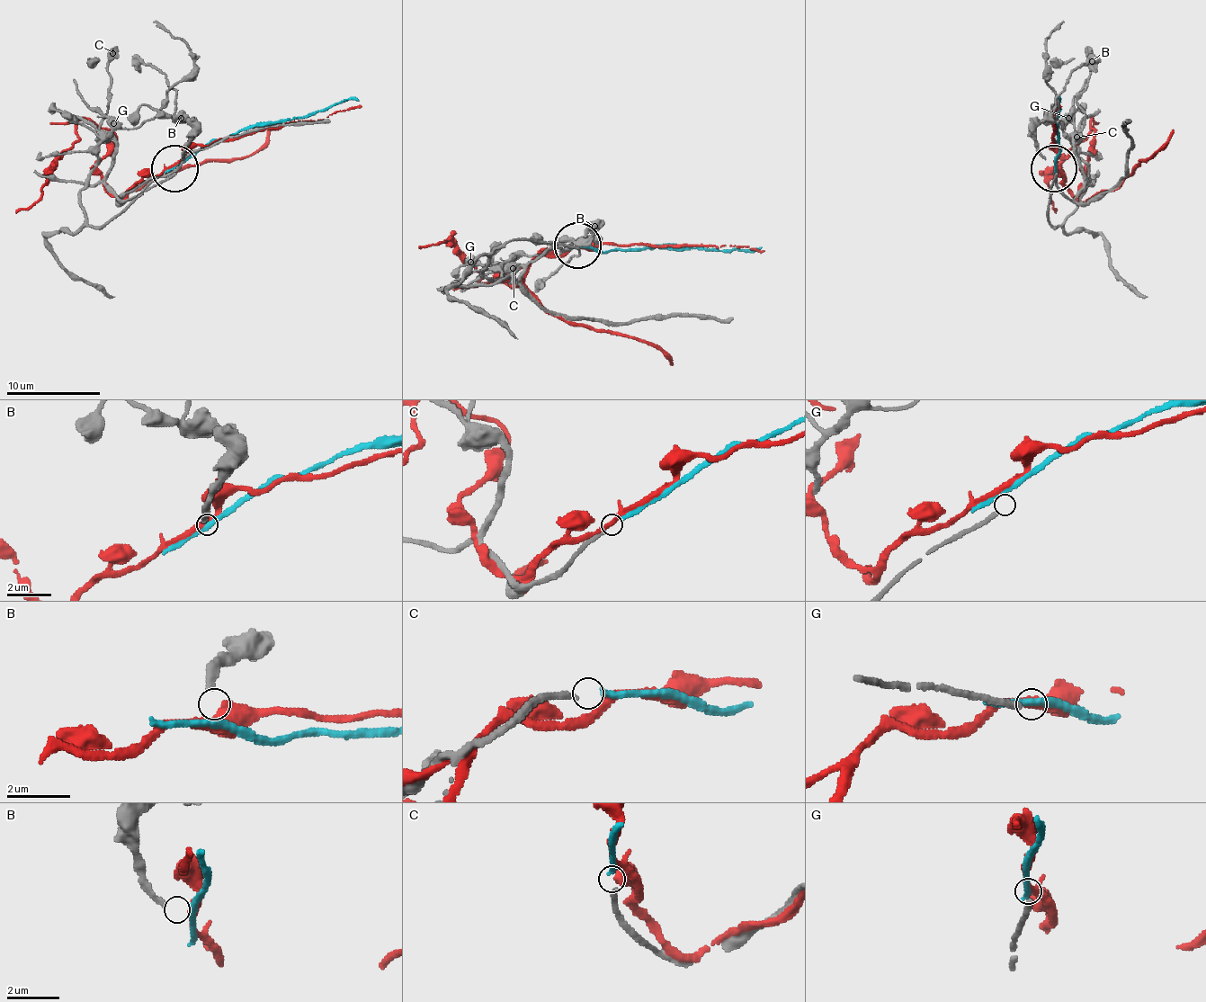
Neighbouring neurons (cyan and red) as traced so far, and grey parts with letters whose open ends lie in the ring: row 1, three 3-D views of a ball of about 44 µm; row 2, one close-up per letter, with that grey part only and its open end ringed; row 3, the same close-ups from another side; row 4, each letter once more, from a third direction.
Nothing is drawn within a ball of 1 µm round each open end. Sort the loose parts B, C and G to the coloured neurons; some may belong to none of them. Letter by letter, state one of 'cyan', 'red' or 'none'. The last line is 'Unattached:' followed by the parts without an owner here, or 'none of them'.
B: red
C: cyan
G: none
Unattached: G

